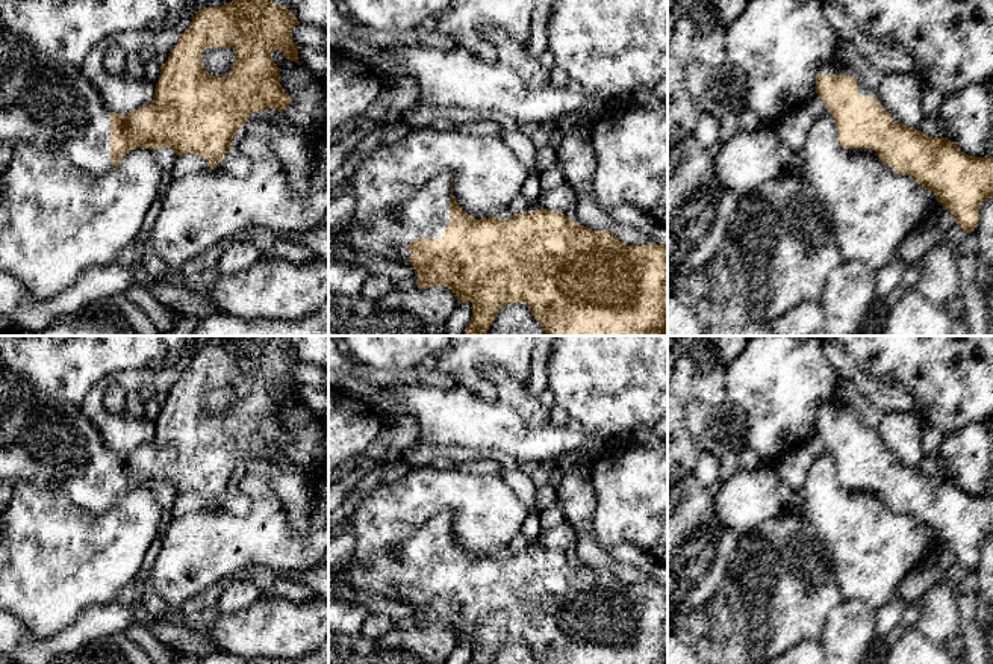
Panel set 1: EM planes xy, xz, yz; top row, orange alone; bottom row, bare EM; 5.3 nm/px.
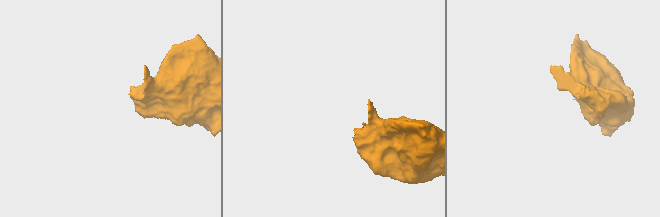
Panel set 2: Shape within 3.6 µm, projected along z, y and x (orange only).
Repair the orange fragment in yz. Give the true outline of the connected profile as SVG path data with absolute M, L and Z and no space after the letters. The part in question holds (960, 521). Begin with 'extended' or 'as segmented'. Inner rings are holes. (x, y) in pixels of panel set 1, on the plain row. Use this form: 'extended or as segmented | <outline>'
extended | M831 401L820 404L814 427L814 434L823 439L826 452L836 460L843 487L873 492L889 510L914 517L934 531L935 538L952 551L955 561L966 572L975 570L981 541L993 537L991 495L969 495L949 476L929 476L920 469L904 466L881 443L876 428L869 428L858 420L849 405L837 408Z

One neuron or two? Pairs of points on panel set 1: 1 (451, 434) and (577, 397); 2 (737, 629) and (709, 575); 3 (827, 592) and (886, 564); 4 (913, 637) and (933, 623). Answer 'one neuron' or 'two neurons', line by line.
1: two neurons
2: two neurons
3: two neurons
4: two neurons

